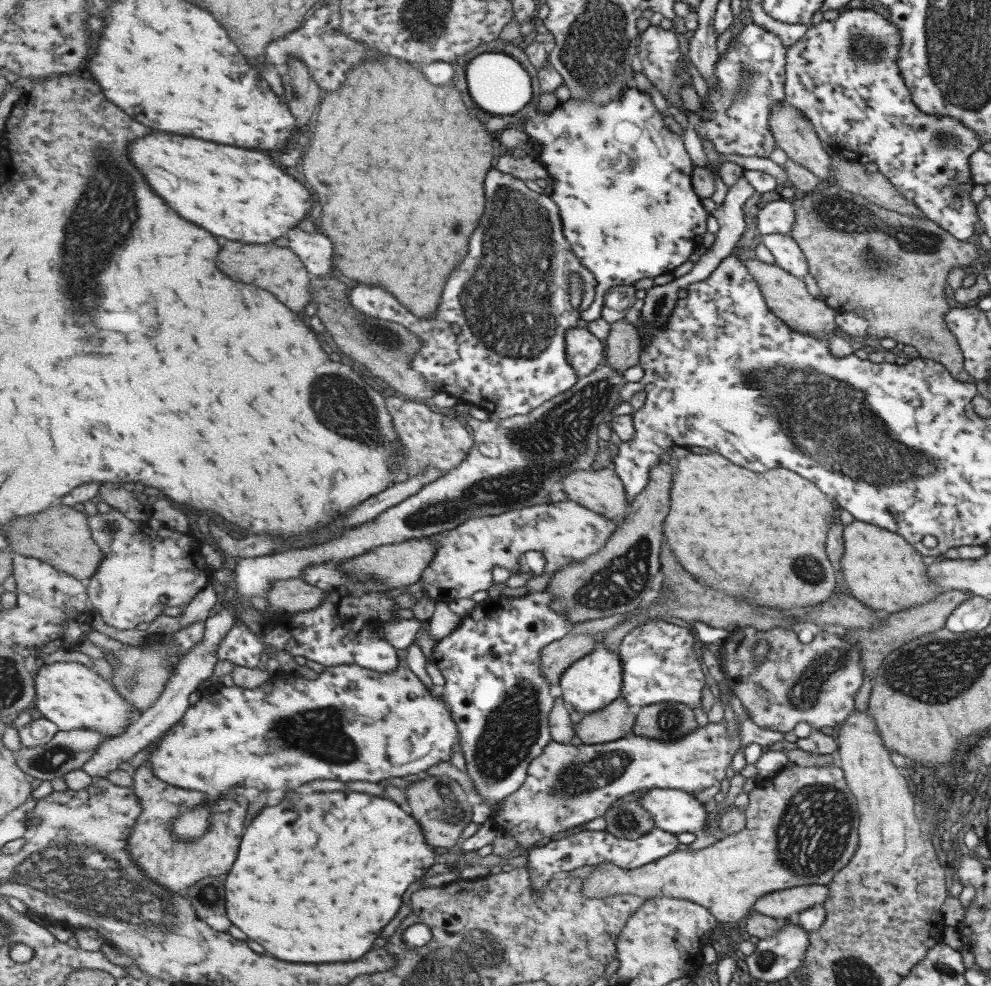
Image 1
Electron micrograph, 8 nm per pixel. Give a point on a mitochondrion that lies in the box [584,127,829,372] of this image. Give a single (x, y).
(659, 309)

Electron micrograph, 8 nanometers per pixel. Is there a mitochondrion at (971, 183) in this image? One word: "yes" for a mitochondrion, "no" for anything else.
no

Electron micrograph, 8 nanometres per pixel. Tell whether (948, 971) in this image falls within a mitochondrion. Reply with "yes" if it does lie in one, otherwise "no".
yes

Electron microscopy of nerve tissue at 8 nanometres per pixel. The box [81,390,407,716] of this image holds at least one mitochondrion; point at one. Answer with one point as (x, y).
(131, 679)

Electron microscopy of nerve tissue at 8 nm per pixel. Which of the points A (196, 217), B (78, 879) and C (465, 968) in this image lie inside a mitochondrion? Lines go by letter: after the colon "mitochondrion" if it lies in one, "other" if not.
A: other
B: mitochondrion
C: mitochondrion

